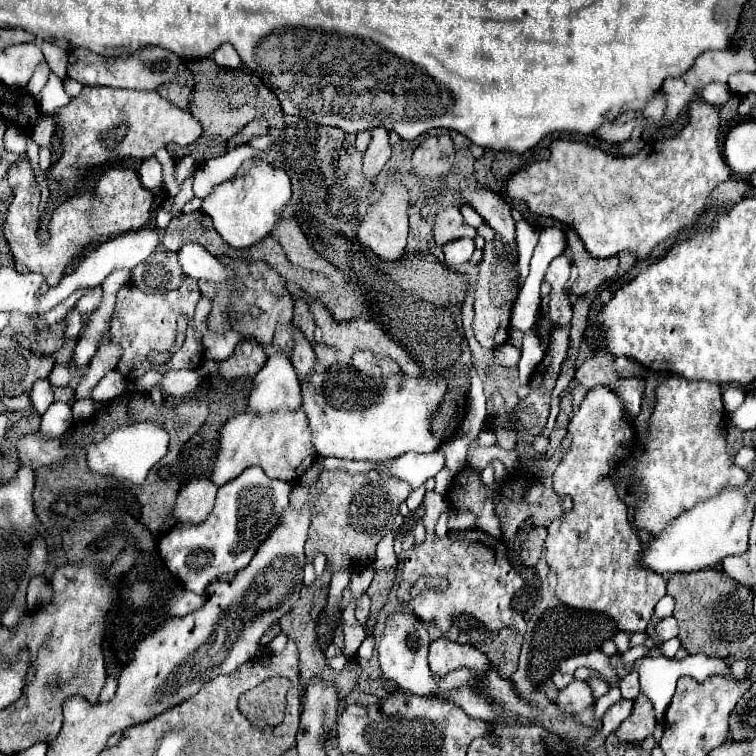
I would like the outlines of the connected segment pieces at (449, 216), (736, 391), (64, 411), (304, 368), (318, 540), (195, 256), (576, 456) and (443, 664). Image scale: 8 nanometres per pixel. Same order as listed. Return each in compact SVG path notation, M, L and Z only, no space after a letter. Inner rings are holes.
M446 207L436 217L434 237L436 237L436 243L444 247L446 243L462 237L476 237L476 229L464 221L458 207Z
M726 387L722 393L722 401L724 401L724 409L728 413L734 413L734 409L738 409L745 400L746 393L738 387Z
M52 403L42 415L40 433L48 437L60 437L72 425L72 407L68 403Z
M296 331L296 335L294 335L294 351L292 351L292 365L294 365L294 369L296 369L296 373L298 373L298 377L306 377L306 375L310 375L310 373L314 373L314 361L316 361L316 355L314 355L314 349L312 349L312 345L306 341L306 337L300 333L300 331Z
M322 471L314 485L310 487L298 485L290 495L290 505L294 509L302 509L302 505L306 505L314 497L314 505L312 505L314 515L306 539L306 563L312 563L314 555L322 553L330 561L332 571L360 571L368 567L370 563L362 563L362 561L374 559L376 545L392 529L394 517L398 515L398 507L402 501L406 501L408 491L412 491L412 487L406 481L380 475L378 471L368 471L358 475L348 475L344 471Z
M190 243L178 251L178 261L184 273L192 279L206 279L214 283L228 285L234 281L234 271L222 265L214 255L210 255L202 245Z
M596 385L586 393L578 411L572 415L568 433L572 435L570 449L562 457L552 479L554 479L554 491L558 495L566 493L572 497L574 509L554 519L548 525L548 537L546 537L546 561L550 569L554 569L558 575L556 595L568 607L602 611L610 615L618 623L620 631L644 633L656 603L666 595L666 579L638 565L638 557L642 557L642 543L628 521L628 507L620 499L614 483L616 467L624 455L624 449L634 440L634 424L628 417L620 397L608 385Z
M438 637L428 651L428 663L434 675L446 675L458 667L470 667L482 673L482 669L488 667L488 657L472 645L460 645L448 637Z

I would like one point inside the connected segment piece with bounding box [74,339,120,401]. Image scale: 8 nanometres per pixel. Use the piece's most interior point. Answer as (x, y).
(107, 356)

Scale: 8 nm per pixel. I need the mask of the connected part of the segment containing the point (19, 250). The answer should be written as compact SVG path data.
M22 159L18 167L8 171L8 183L14 189L14 201L8 209L8 217L4 223L4 235L10 243L16 263L24 265L28 271L38 271L46 277L48 285L54 287L64 275L66 265L90 243L104 243L116 235L138 231L150 221L152 193L142 187L138 173L132 169L110 169L100 177L100 185L96 191L86 191L61 204L53 213L50 223L50 241L38 241L38 203L40 203L40 187L34 181L28 159Z

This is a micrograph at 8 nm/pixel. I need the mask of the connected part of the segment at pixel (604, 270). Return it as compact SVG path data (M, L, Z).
M572 229L566 231L566 239L568 247L572 249L574 263L578 265L578 279L570 287L574 295L584 295L590 289L596 289L602 281L610 279L618 271L618 257L608 257L608 259L592 257Z

